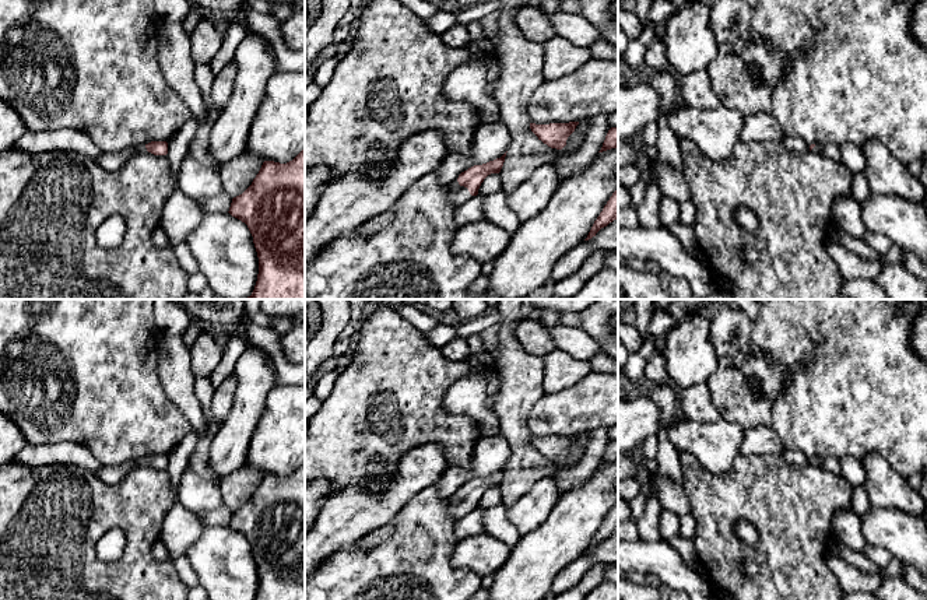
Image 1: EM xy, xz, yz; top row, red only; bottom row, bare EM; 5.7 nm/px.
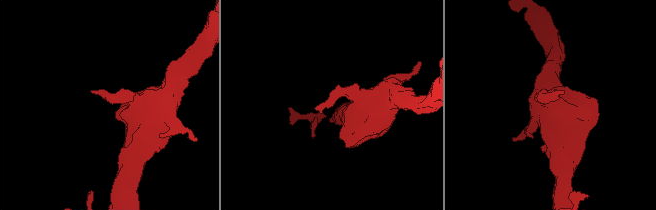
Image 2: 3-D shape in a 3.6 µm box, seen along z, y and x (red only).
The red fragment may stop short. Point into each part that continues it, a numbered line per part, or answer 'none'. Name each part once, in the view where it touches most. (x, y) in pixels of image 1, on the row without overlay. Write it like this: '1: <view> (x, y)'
1: xz (459, 508)

